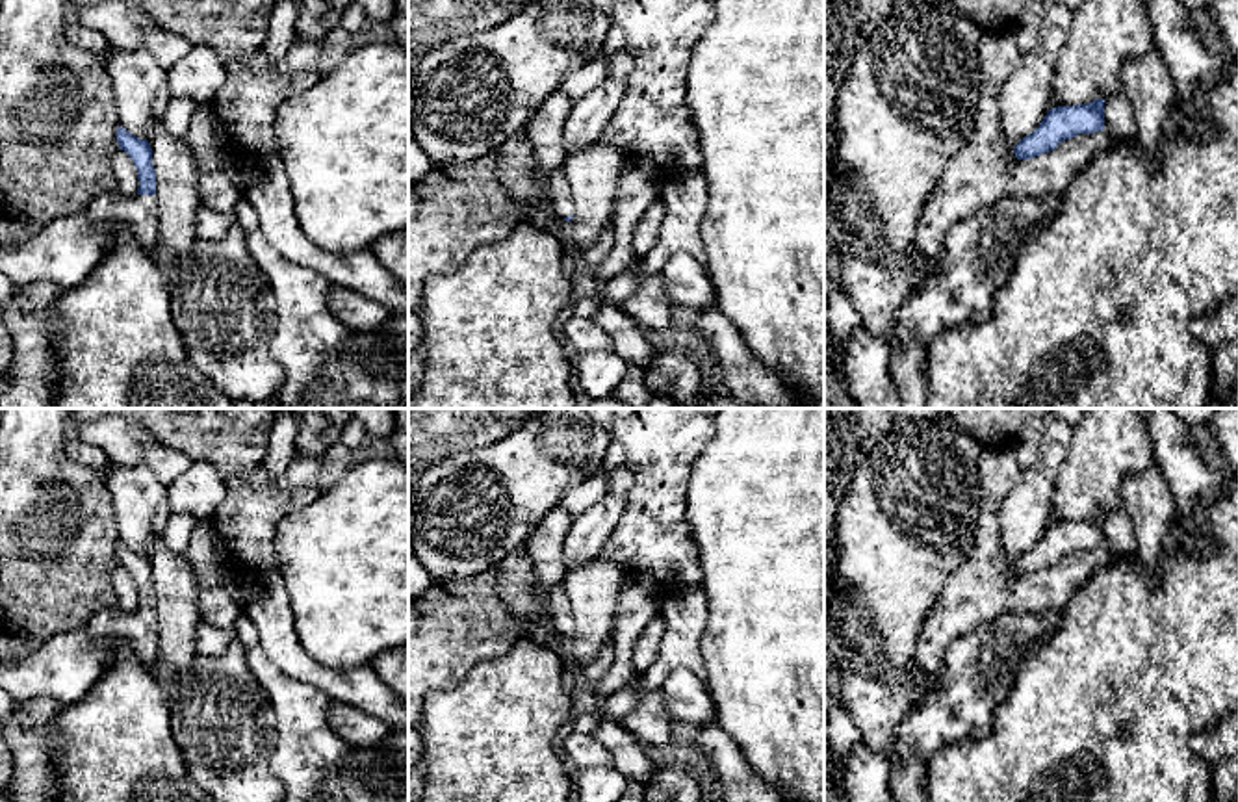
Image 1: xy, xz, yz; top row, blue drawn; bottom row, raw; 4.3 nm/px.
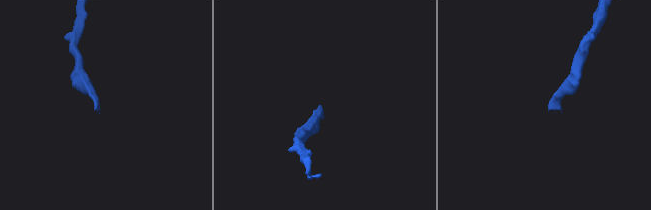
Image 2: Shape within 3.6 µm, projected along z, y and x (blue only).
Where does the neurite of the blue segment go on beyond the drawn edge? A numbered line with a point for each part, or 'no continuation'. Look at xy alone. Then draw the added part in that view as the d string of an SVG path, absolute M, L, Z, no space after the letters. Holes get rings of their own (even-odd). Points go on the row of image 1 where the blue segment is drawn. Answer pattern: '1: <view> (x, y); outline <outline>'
1: xy (64, 253); outline M102 193L20 247L0 251L0 271L13 286L52 282L61 290L76 288L111 251L121 230L154 254L160 241L156 195Z

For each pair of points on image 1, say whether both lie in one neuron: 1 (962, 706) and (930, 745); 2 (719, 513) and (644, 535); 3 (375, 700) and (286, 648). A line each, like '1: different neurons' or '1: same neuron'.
1: same neuron
2: different neurons
3: same neuron

